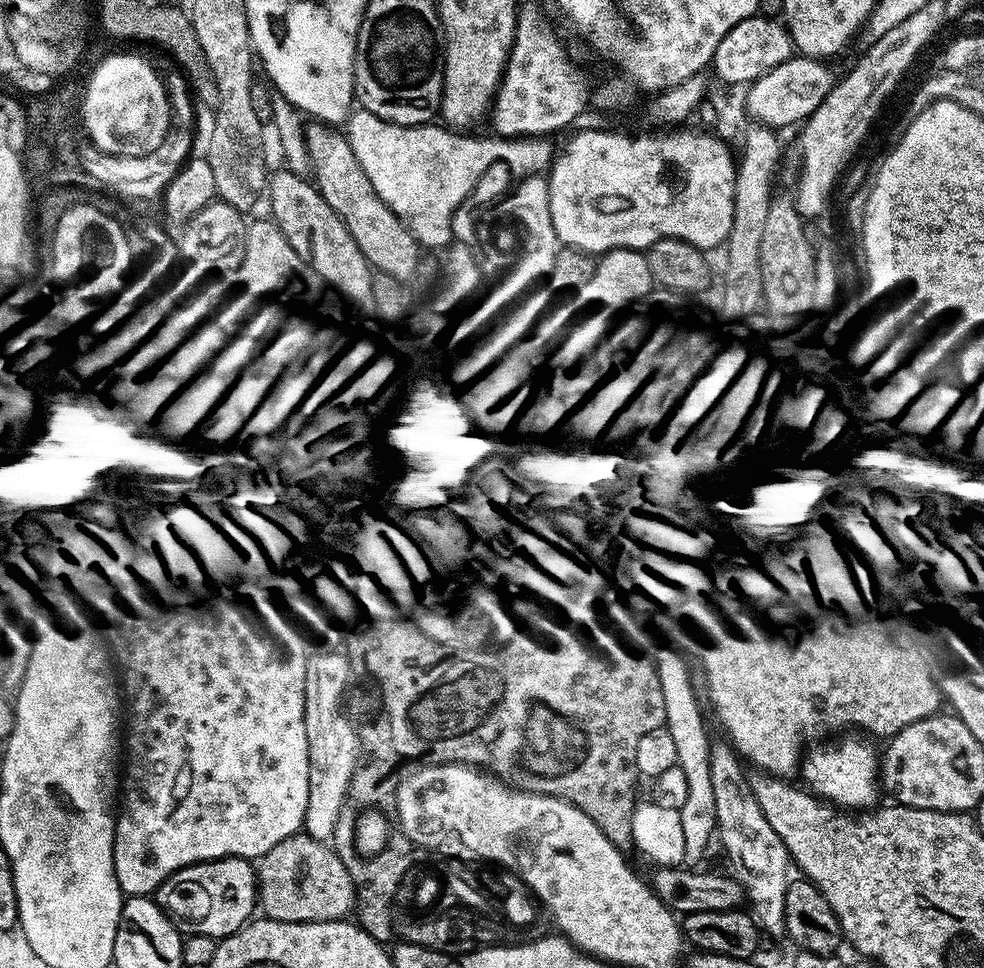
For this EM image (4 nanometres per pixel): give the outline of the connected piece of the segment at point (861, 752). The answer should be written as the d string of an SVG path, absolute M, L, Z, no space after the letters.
M850 734L841 735L841 740L836 740L833 744L817 743L812 746L817 748L809 747L803 753L803 783L807 791L833 806L839 806L844 810L868 810L877 803L876 795L881 795L882 792L879 781L881 757L878 755L878 748L876 752L875 746L872 745L875 743L871 739L860 734L846 735Z

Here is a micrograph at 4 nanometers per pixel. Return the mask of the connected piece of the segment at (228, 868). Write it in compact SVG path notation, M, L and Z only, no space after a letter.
M239 856L204 860L167 876L156 889L154 899L184 936L213 936L219 942L253 919L258 908L256 870Z

